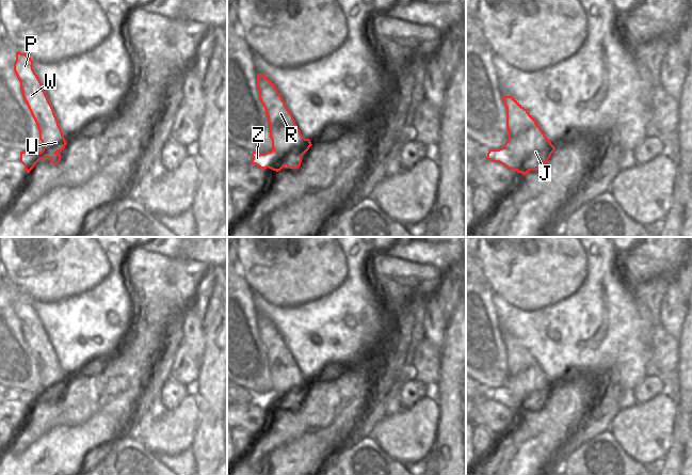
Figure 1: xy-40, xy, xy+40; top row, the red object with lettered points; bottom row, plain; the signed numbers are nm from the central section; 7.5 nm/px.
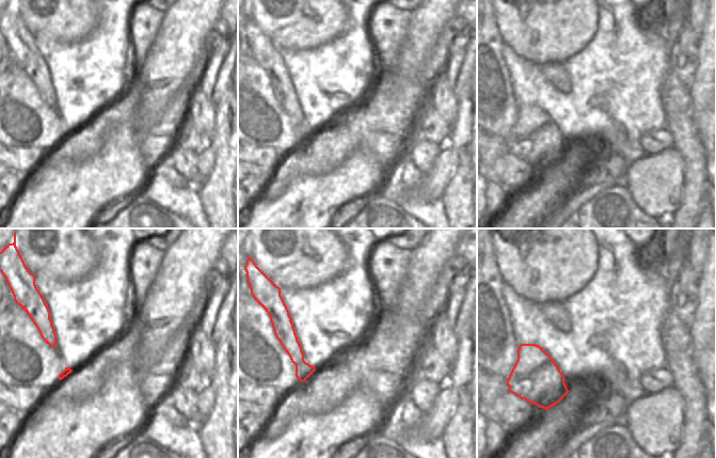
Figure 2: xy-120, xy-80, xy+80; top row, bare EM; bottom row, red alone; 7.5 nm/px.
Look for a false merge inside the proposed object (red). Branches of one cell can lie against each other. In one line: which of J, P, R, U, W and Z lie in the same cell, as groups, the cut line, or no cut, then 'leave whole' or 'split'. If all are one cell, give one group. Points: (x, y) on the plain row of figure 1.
groups J P R U W Z; cut none; leave whole

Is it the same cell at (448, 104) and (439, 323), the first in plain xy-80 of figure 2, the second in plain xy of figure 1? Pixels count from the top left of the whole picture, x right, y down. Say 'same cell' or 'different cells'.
same cell

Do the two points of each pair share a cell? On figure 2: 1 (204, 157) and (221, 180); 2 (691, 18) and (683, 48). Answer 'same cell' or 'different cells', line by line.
1: different cells
2: different cells

